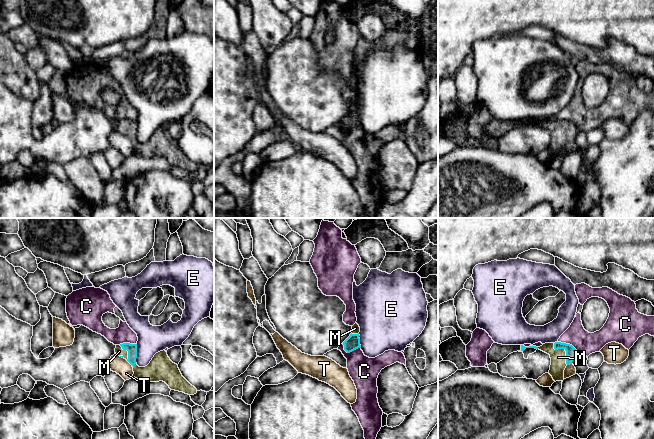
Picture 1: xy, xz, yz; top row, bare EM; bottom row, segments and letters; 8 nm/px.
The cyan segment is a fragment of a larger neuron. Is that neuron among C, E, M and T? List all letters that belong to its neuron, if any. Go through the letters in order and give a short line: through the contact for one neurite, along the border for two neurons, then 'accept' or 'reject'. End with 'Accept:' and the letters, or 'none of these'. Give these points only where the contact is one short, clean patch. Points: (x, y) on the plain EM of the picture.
C: reject
E: reject
M: line yz (571, 128), (565, 126), (558, 133); accept
T: line xy (126, 136), (132, 141); reject
Accept: M

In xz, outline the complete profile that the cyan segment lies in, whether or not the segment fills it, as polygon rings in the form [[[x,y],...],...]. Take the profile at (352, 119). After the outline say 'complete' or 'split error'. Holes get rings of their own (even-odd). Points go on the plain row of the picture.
[[[357,99],[352,102],[352,107],[350,112],[343,118],[344,126],[350,129],[358,124],[361,124],[360,114],[359,114],[360,103]]]; split error

